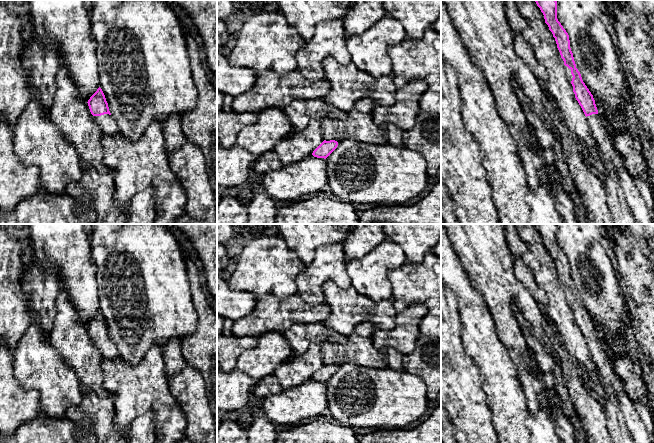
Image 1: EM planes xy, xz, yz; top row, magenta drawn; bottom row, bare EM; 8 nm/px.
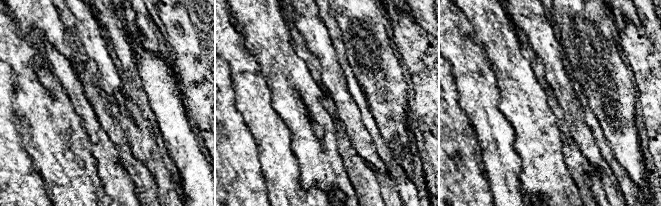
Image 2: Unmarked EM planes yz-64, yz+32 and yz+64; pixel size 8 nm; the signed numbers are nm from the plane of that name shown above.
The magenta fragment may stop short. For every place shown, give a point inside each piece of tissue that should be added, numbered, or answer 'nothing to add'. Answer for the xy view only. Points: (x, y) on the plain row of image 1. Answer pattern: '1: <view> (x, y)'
1: xy (107, 349)

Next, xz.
nothing to add

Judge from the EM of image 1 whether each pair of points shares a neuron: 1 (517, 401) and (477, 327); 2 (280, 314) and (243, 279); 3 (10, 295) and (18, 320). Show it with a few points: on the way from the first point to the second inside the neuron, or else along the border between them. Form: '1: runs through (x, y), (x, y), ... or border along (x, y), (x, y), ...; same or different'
1: runs through (500, 383), (494, 362), (483, 345); same
2: border along (258, 296), (272, 294), (280, 299), (284, 299); different
3: runs through (10, 301), (10, 312), (12, 314); same

